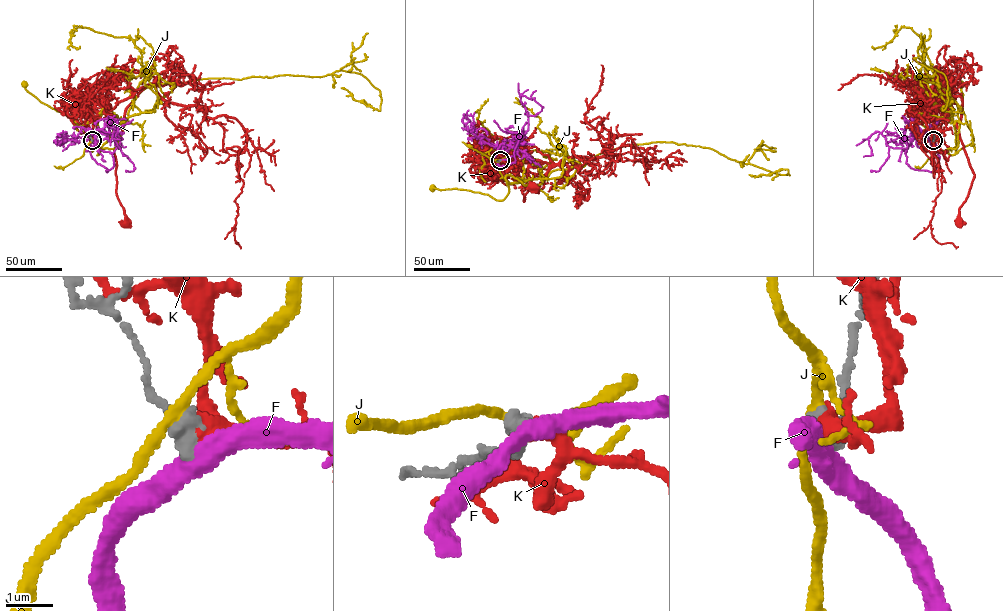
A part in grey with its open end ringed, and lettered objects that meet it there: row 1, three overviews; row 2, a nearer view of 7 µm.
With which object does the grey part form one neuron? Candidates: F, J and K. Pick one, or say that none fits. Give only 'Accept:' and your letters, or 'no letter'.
Accept: K

